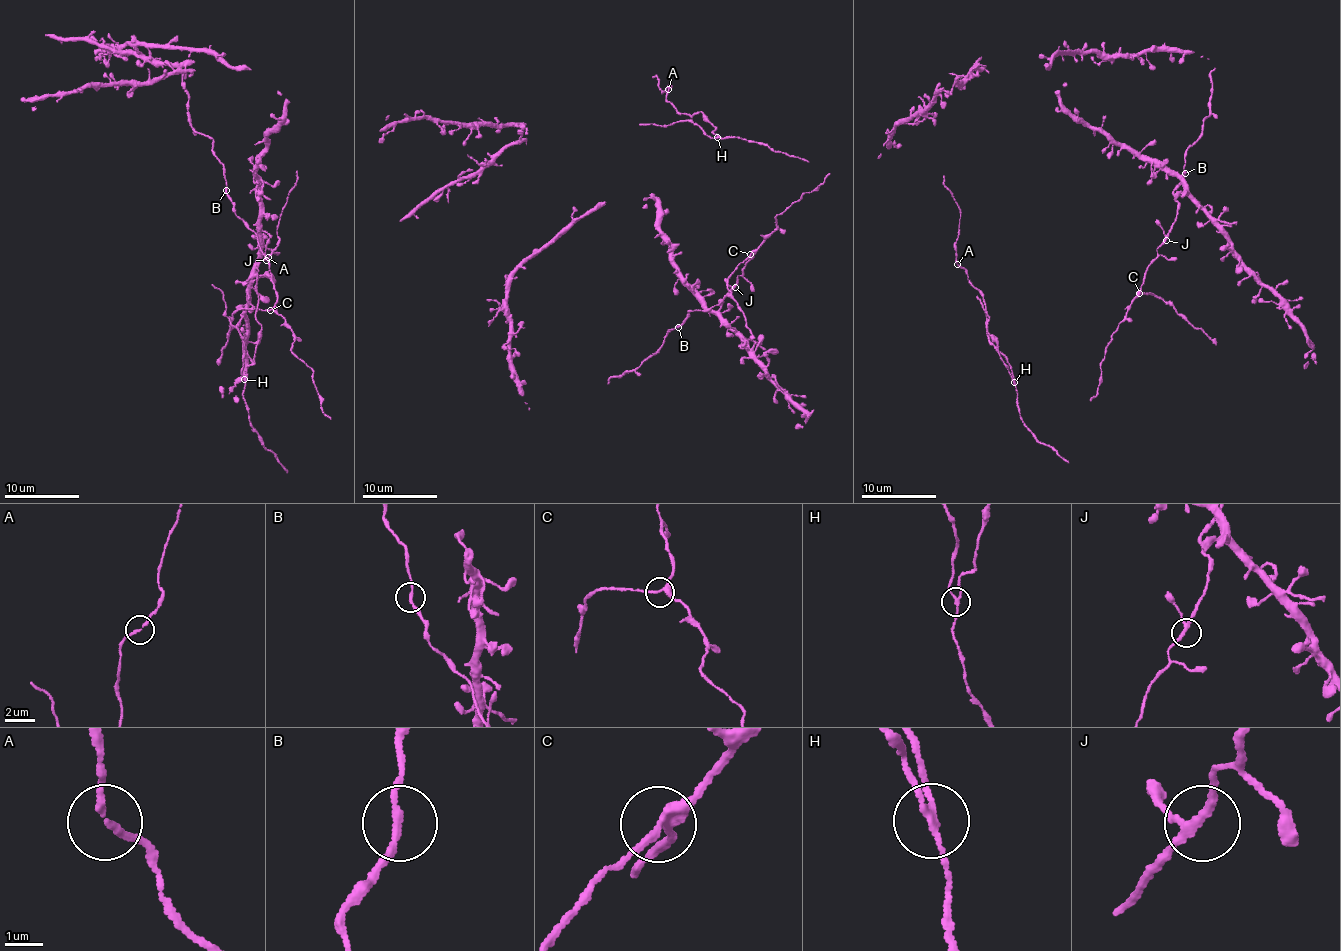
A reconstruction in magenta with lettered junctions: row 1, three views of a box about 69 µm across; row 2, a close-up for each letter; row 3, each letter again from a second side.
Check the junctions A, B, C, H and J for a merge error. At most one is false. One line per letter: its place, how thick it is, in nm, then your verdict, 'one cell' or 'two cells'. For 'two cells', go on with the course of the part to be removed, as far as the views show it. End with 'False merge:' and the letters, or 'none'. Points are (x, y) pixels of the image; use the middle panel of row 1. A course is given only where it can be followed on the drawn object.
A: place (668, 89); calibre 160 nm; one cell
B: place (678, 327); calibre 180 nm; one cell
C: place (750, 254); calibre 260 nm; one cell
H: place (717, 137); calibre 150 nm; two cells; course (717, 136), (705, 135), (702, 128), (688, 120), (662, 127), (639, 124)
J: place (735, 287); calibre 190 nm; one cell
False merge: H

